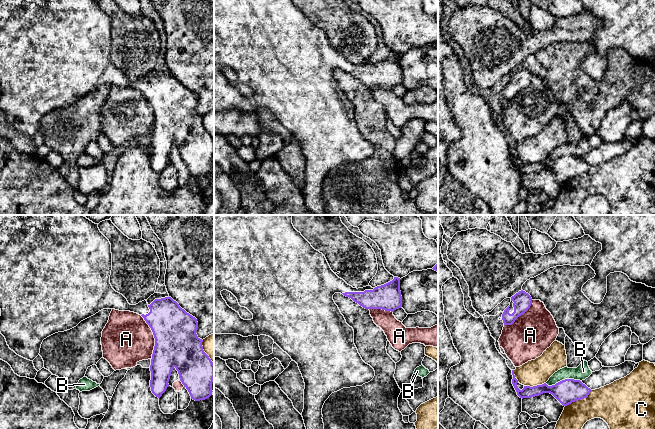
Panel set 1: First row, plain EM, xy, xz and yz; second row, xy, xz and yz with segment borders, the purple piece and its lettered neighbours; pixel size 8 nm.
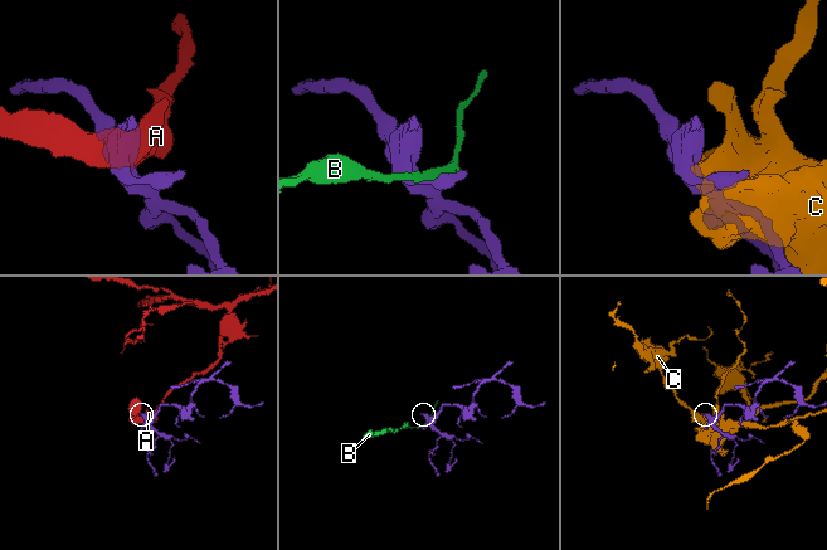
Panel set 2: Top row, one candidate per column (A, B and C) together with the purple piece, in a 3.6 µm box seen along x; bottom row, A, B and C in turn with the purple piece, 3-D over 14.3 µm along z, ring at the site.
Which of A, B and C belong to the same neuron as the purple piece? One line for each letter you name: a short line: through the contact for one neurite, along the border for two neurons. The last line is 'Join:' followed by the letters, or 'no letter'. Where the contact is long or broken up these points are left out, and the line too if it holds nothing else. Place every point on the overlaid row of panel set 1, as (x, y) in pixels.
Join: no letter

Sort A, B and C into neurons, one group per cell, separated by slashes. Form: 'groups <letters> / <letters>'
groups A / B / C

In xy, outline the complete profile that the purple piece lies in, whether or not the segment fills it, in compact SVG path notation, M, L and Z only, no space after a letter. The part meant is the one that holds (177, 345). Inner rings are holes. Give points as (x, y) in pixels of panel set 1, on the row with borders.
M0 215L0 332L9 348L17 355L33 361L39 355L44 339L76 327L103 309L134 312L144 318L155 338L150 365L152 393L158 398L162 396L175 367L191 399L200 401L209 398L213 392L214 363L203 350L203 340L196 334L197 319L171 297L155 299L150 305L146 300L130 305L122 294L112 288L111 270L109 240L100 232L98 224L83 215Z

